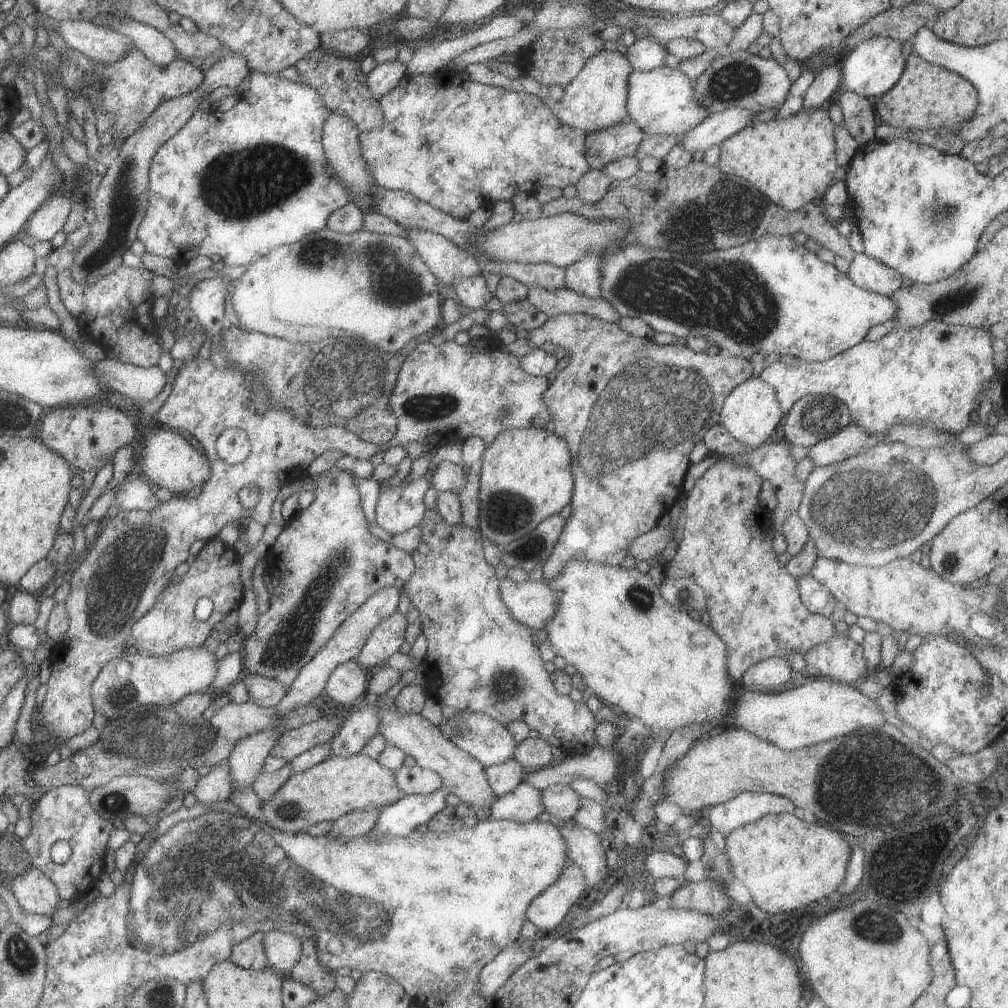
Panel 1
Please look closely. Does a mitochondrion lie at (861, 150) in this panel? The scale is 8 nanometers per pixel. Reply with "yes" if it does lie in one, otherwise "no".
no

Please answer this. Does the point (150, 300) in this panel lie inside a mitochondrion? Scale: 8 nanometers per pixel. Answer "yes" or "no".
no

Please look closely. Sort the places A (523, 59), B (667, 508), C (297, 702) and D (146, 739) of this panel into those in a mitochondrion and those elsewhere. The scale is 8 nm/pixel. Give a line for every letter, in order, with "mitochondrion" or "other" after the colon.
A: other
B: other
C: other
D: mitochondrion

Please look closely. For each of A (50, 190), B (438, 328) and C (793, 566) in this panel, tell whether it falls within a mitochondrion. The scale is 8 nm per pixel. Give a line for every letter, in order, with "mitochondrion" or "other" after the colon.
A: other
B: other
C: other

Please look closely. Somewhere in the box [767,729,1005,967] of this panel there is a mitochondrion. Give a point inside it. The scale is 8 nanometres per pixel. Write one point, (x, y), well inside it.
(875, 926)

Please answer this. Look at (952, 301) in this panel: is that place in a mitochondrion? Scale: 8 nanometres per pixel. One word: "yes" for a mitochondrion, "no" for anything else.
yes

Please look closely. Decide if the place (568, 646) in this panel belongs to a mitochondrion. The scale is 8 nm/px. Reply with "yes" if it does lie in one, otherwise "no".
no

